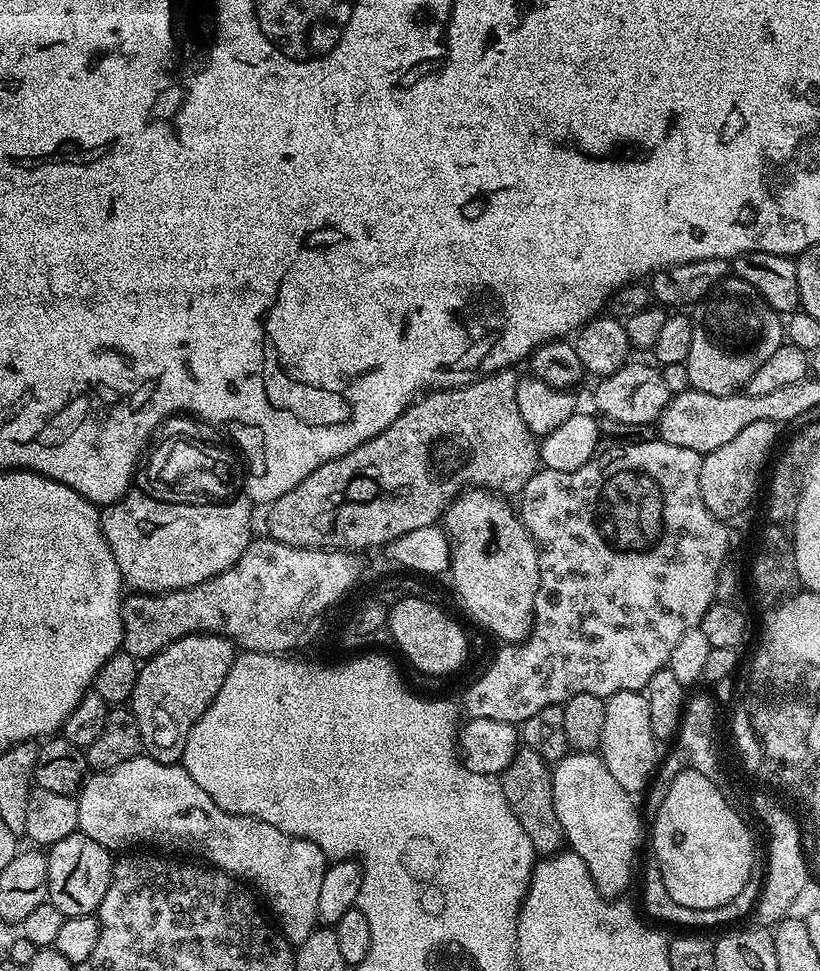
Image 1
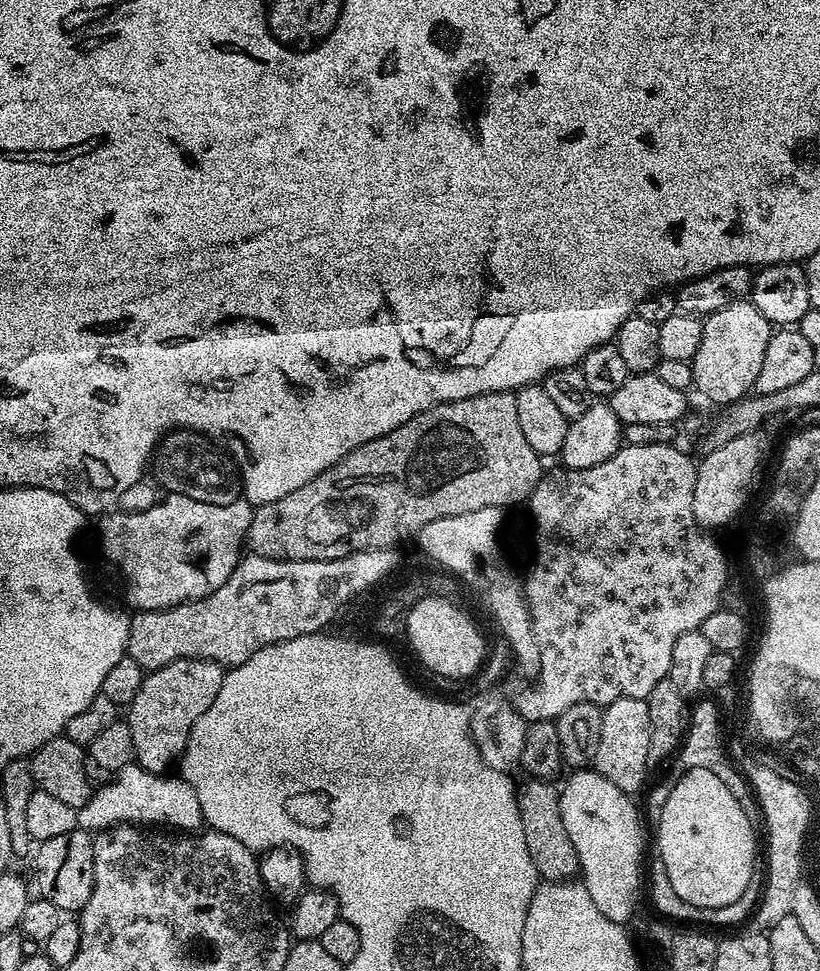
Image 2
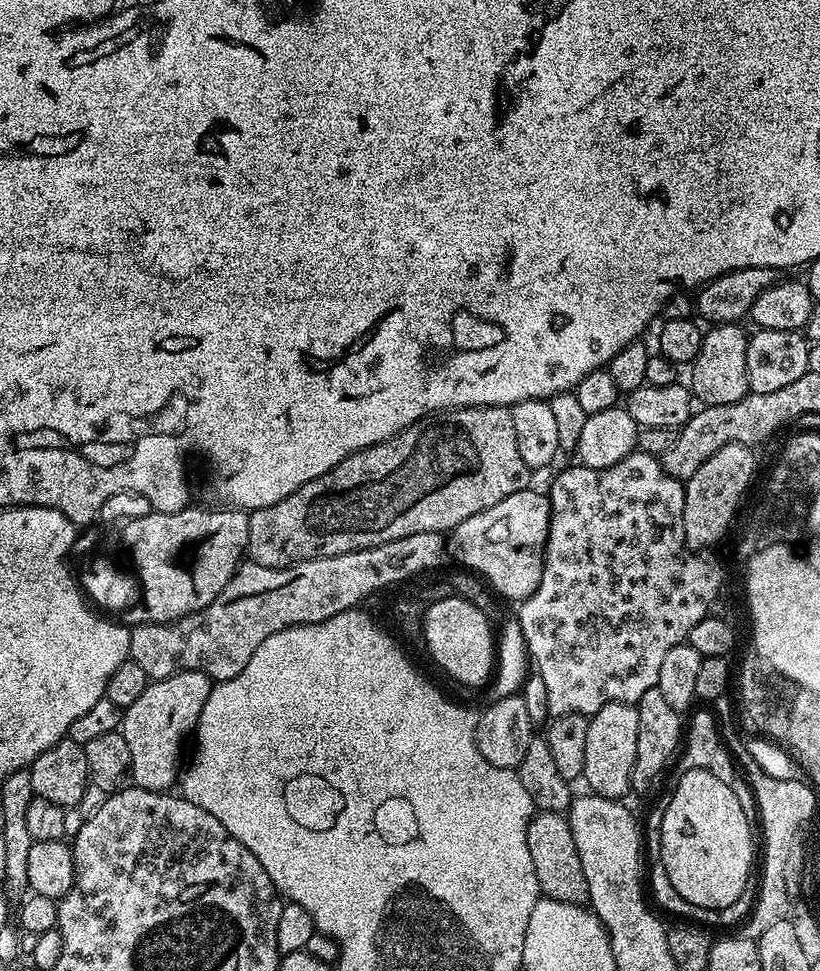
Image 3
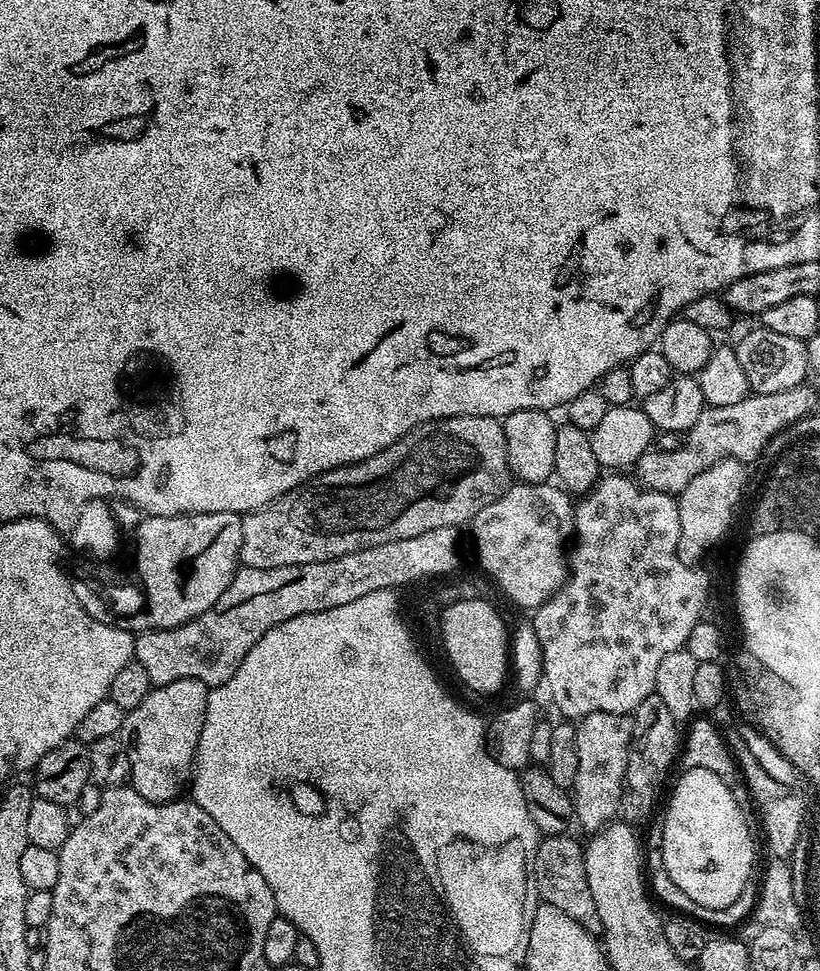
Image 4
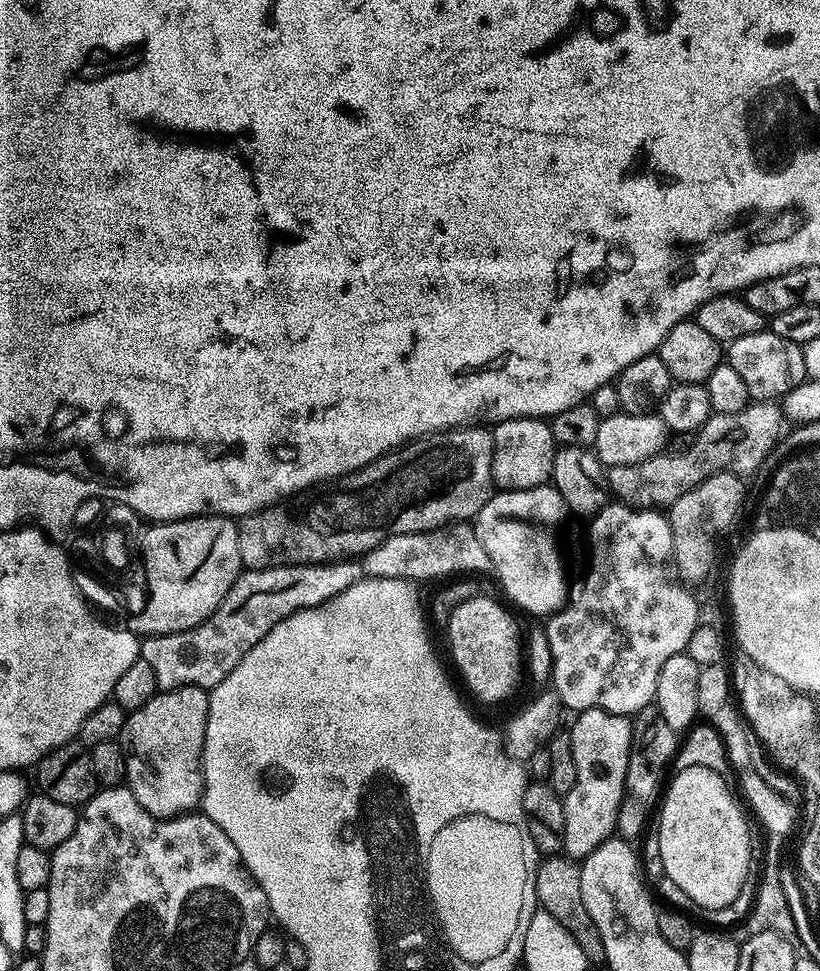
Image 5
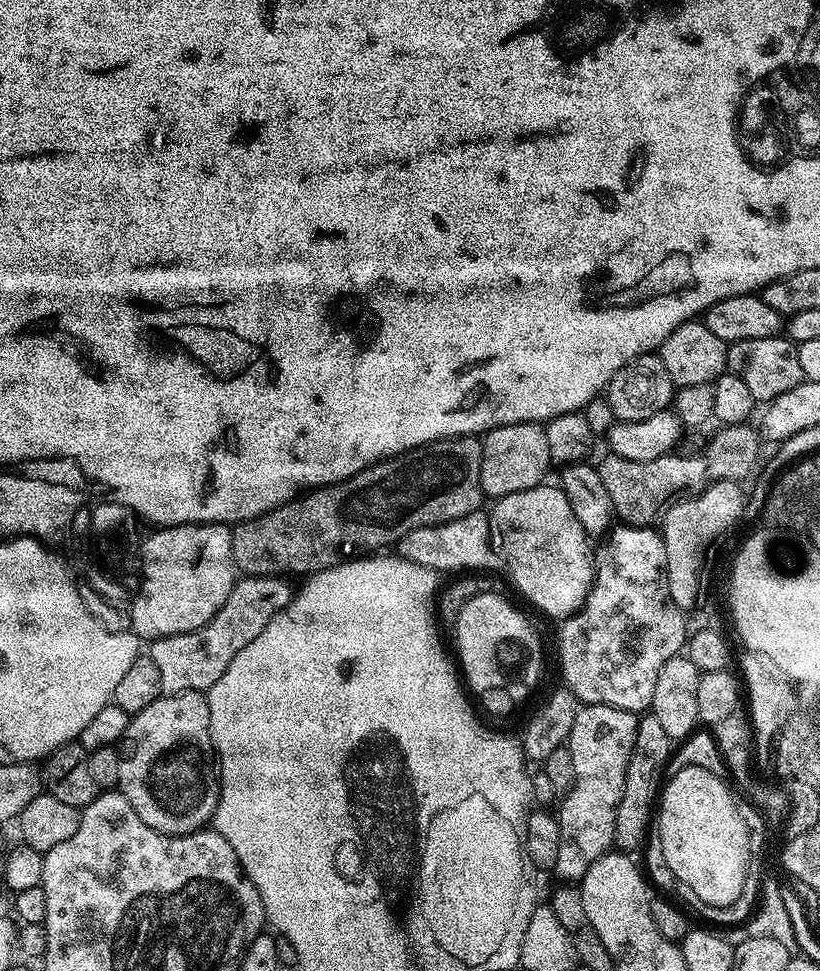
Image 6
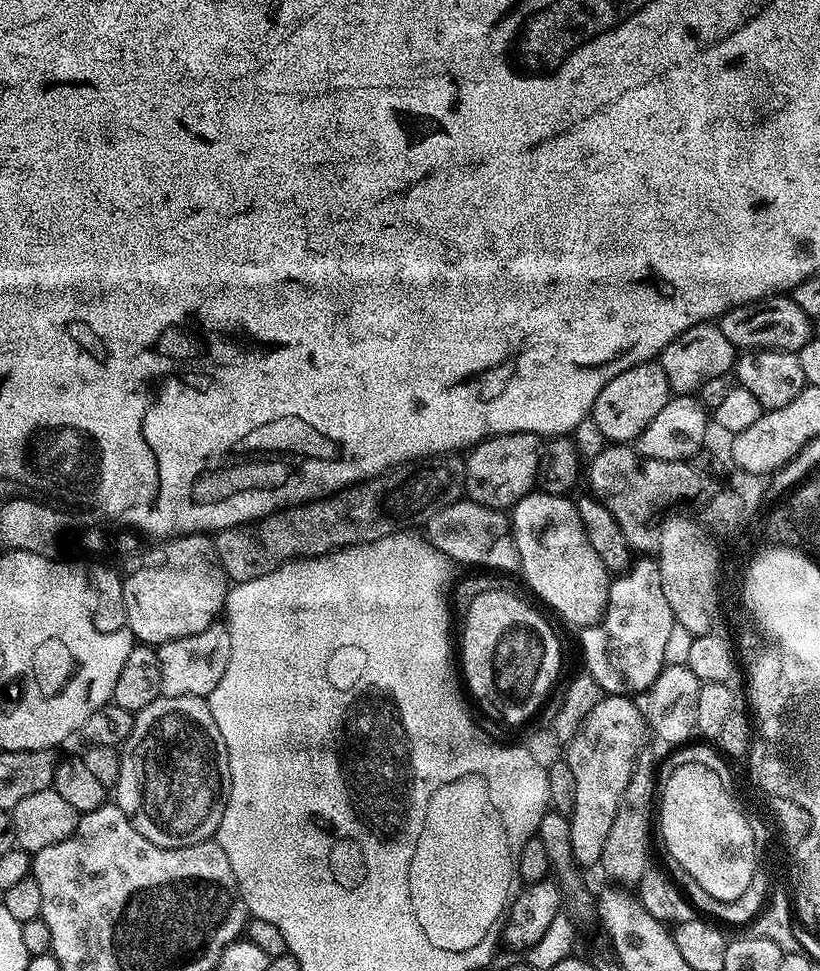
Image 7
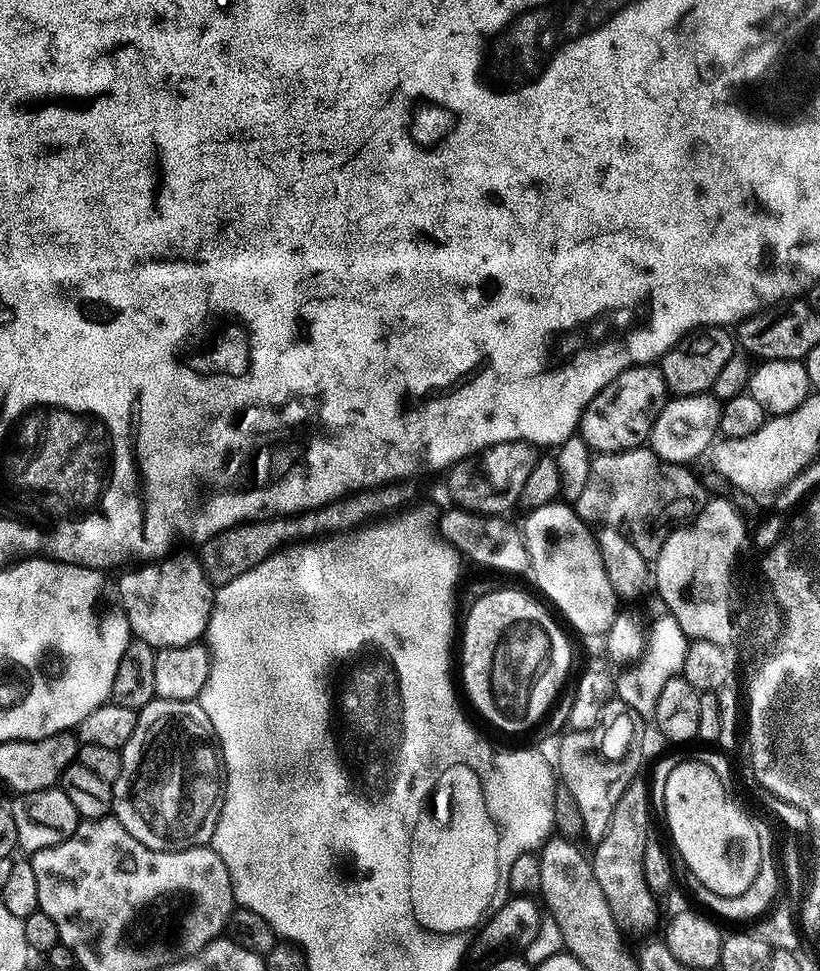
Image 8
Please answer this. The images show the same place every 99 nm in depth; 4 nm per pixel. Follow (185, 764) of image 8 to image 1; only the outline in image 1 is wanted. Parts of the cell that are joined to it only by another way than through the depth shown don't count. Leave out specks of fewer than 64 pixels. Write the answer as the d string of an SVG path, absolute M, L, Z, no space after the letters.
M199 632L172 640L158 655L140 664L130 707L134 718L138 718L143 751L150 758L163 764L183 761L190 730L214 702L237 655L232 641L225 636Z

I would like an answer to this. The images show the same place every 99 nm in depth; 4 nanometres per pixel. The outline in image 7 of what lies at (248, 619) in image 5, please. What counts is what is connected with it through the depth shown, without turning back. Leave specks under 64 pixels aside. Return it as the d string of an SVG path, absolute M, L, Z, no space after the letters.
M223 623L211 624L198 634L171 640L156 648L158 666L162 668L162 693L165 696L202 696L207 698L222 682L230 662L230 634Z

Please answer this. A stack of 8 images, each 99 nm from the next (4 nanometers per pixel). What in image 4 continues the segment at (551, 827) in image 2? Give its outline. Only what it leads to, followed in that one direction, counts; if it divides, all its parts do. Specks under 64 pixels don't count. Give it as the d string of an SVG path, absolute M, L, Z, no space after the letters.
M571 835L543 837L536 848L533 860L533 876L536 894L543 904L554 906L568 918L573 918L592 935L601 935L604 931L590 884L586 879L583 845L578 844Z

